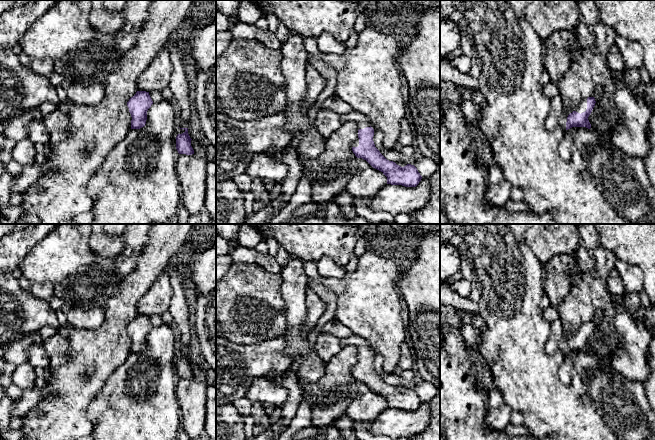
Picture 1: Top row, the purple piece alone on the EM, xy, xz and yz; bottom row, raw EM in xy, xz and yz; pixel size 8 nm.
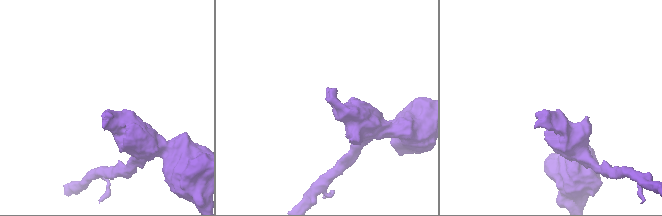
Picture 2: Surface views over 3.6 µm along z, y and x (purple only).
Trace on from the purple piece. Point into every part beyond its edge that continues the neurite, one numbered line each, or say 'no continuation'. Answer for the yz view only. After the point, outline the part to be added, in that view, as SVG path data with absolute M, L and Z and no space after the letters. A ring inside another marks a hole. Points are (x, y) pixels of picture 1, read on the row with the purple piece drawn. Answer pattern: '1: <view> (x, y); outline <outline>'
1: yz (582, 106); outline M587 98L582 99L580 101L580 103L576 106L576 109L574 111L581 114L581 113L585 112L586 109L587 109Z

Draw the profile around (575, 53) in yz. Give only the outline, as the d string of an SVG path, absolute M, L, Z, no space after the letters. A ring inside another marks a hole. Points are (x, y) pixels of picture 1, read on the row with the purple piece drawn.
M576 38L576 45L570 50L570 66L580 59L581 48Z

